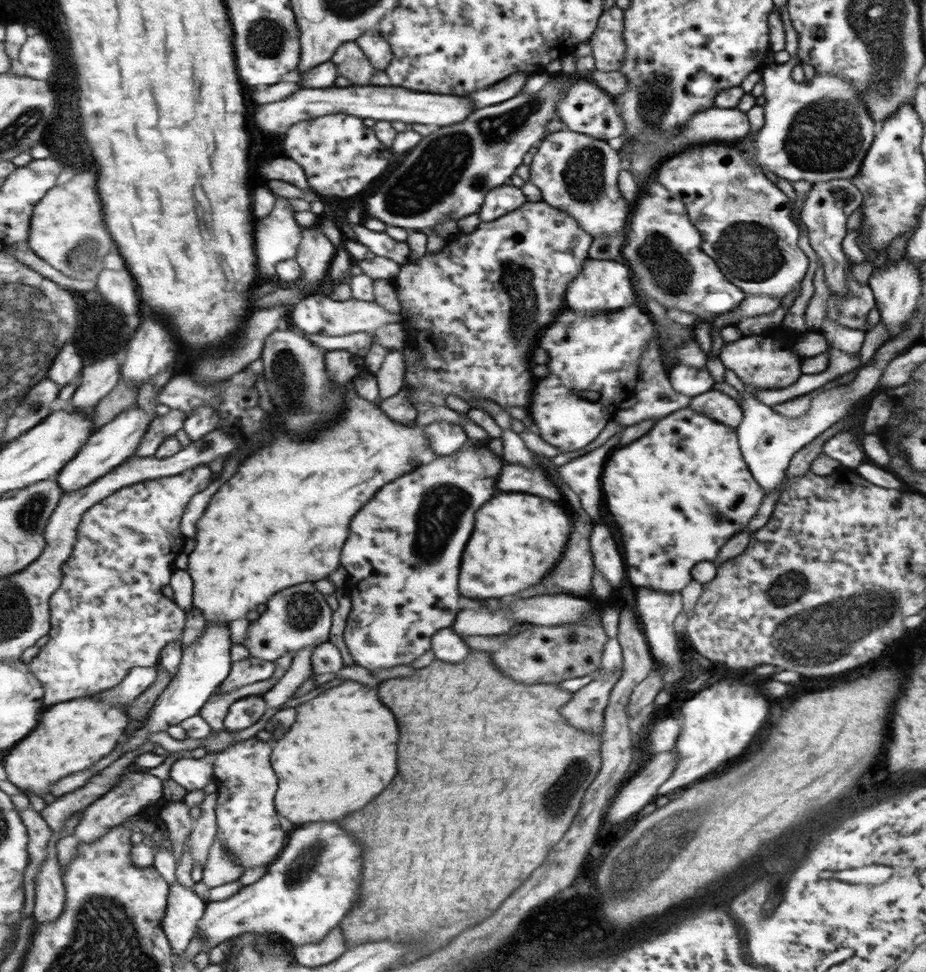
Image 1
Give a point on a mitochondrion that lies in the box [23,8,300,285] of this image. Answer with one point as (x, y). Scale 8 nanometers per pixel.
(267, 37)

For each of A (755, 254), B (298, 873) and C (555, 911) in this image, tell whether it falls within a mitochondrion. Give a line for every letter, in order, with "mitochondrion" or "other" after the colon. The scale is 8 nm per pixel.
A: mitochondrion
B: mitochondrion
C: other

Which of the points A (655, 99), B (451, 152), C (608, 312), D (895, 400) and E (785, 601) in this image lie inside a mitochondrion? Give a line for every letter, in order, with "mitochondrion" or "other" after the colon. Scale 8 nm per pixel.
A: mitochondrion
B: mitochondrion
C: other
D: other
E: mitochondrion

